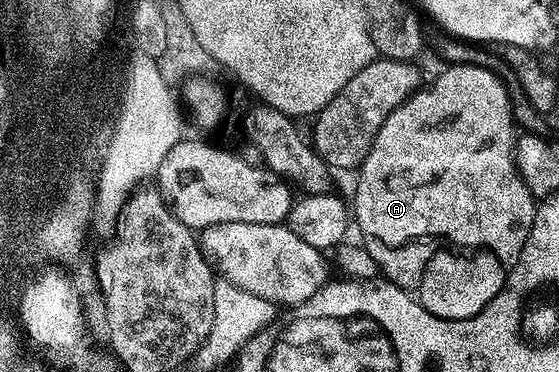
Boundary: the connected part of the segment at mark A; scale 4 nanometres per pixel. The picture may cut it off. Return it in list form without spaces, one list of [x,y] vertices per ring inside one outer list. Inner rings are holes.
[[[459,64],[449,65],[448,70],[444,70],[440,75],[437,76],[436,79],[433,80],[432,83],[427,86],[427,84],[421,85],[419,89],[416,89],[413,94],[409,95],[405,98],[404,102],[401,103],[400,106],[394,108],[393,111],[390,111],[386,116],[386,120],[383,124],[378,128],[378,132],[374,136],[374,140],[372,141],[372,147],[370,148],[370,152],[365,156],[364,162],[361,162],[358,167],[358,173],[360,175],[356,178],[356,195],[353,196],[352,200],[350,198],[350,206],[354,211],[354,226],[360,229],[360,234],[364,239],[362,239],[362,245],[365,249],[368,250],[370,256],[374,258],[379,266],[379,273],[383,275],[385,279],[389,282],[393,282],[395,285],[400,285],[403,290],[407,290],[409,292],[415,291],[417,287],[419,287],[420,281],[422,280],[422,272],[426,268],[426,264],[429,262],[431,258],[437,257],[438,250],[436,250],[436,246],[440,246],[443,242],[449,242],[449,247],[452,248],[463,248],[465,251],[471,252],[473,250],[489,250],[491,254],[494,256],[498,256],[498,260],[505,264],[511,264],[518,260],[518,256],[522,252],[522,248],[526,244],[526,240],[530,236],[530,228],[534,224],[534,216],[536,215],[536,208],[538,205],[537,199],[532,197],[532,193],[530,192],[530,188],[526,188],[526,184],[522,180],[522,176],[518,172],[518,168],[516,167],[516,139],[518,137],[518,127],[515,122],[512,121],[512,105],[510,104],[510,100],[508,99],[508,93],[506,92],[506,88],[501,84],[499,76],[497,74],[491,74],[489,70],[483,70],[482,68],[478,68],[477,66],[462,66]]]

